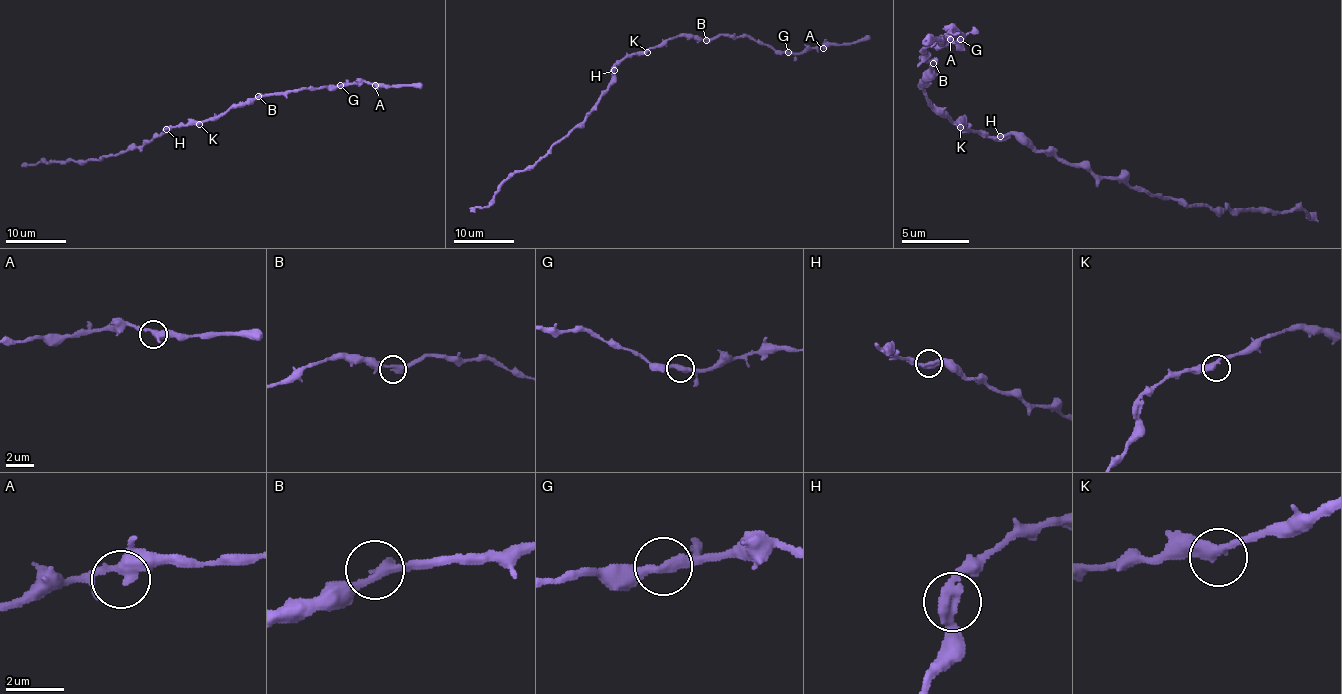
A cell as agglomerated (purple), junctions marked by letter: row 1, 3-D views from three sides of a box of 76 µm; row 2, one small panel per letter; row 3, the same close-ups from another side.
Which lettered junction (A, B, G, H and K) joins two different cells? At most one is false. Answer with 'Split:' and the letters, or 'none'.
Split: none

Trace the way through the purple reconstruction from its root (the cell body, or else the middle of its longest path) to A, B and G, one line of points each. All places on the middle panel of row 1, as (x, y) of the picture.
A: (641, 54), (679, 36), (715, 39), (721, 34), (746, 36), (776, 51), (805, 52), (823, 48)
B: (641, 54), (679, 36), (698, 36), (706, 40)
G: (641, 54), (679, 36), (715, 39), (721, 34), (746, 36), (770, 45), (776, 51), (788, 52)

